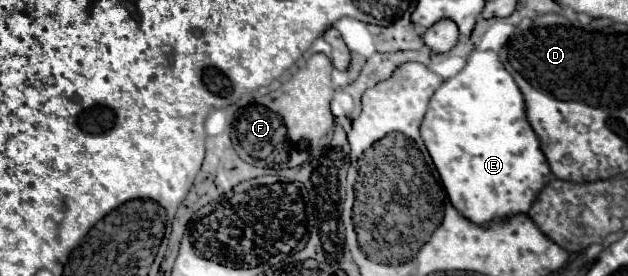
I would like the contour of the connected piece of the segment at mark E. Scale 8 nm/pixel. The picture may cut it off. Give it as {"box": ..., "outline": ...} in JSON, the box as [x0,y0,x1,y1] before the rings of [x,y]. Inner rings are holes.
{"box":[421,51,551,225],"outline":[[[473,51],[467,59],[467,65],[463,57],[447,57],[445,61],[431,65],[431,69],[447,81],[429,101],[429,109],[421,125],[421,137],[441,175],[451,203],[465,217],[479,225],[485,225],[497,217],[527,213],[539,189],[551,181],[551,169],[539,149],[537,135],[527,123],[525,101],[517,83],[505,71],[495,51]]]}

